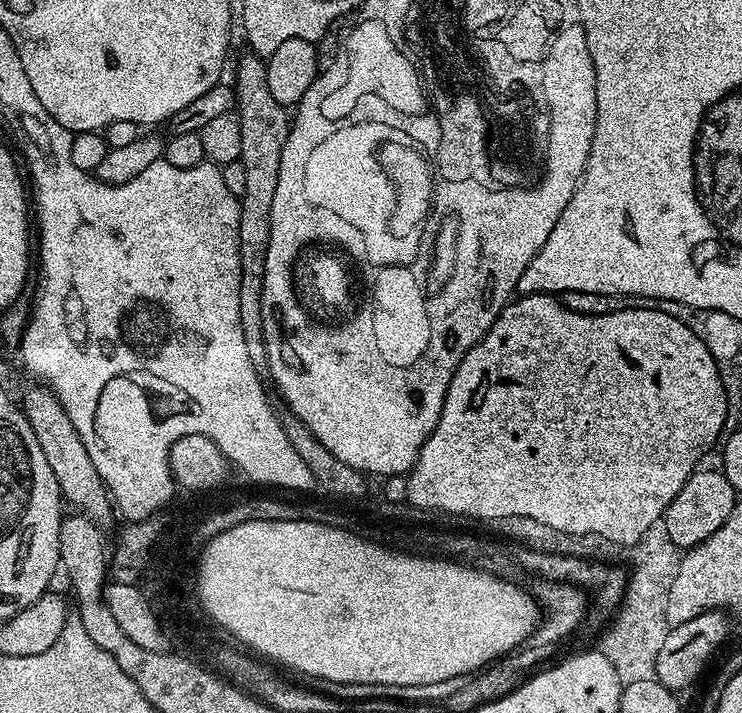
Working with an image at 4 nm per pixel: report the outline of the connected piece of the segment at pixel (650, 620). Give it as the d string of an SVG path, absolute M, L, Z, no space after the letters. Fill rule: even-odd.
M660 522L652 524L648 534L631 545L630 552L632 564L624 603L607 627L599 633L601 636L598 644L598 651L604 655L606 662L610 662L610 666L614 666L614 674L618 674L621 685L655 677L658 650L662 650L662 642L666 642L670 631L666 602L670 598L675 575L679 572L682 555L681 549L670 542Z

